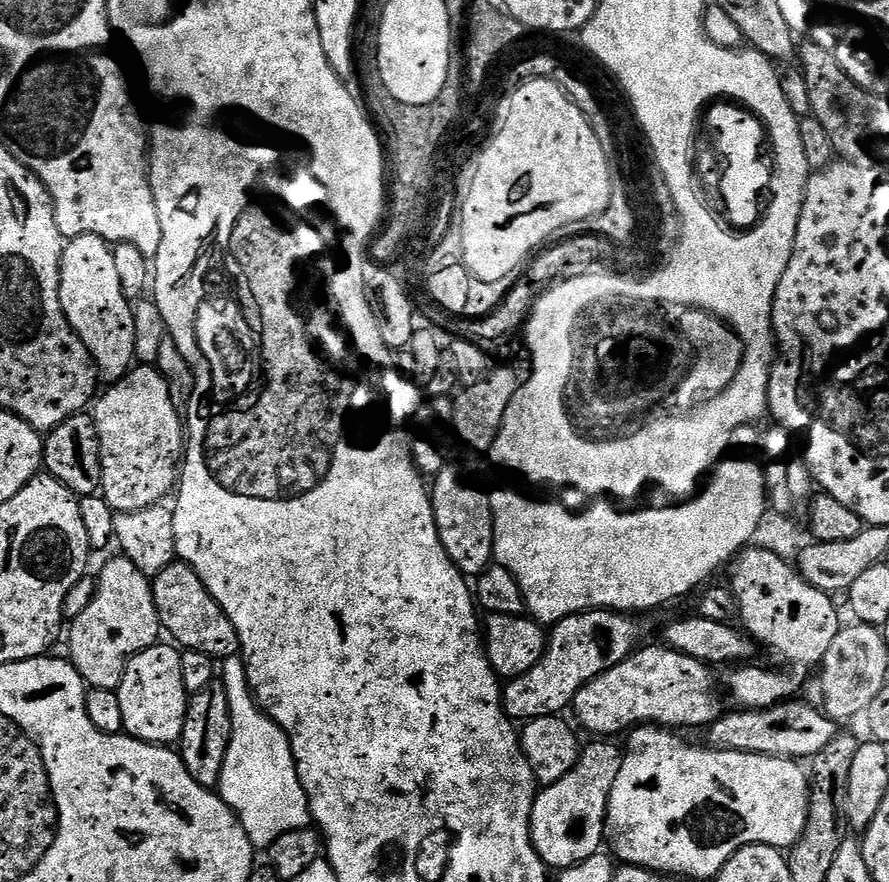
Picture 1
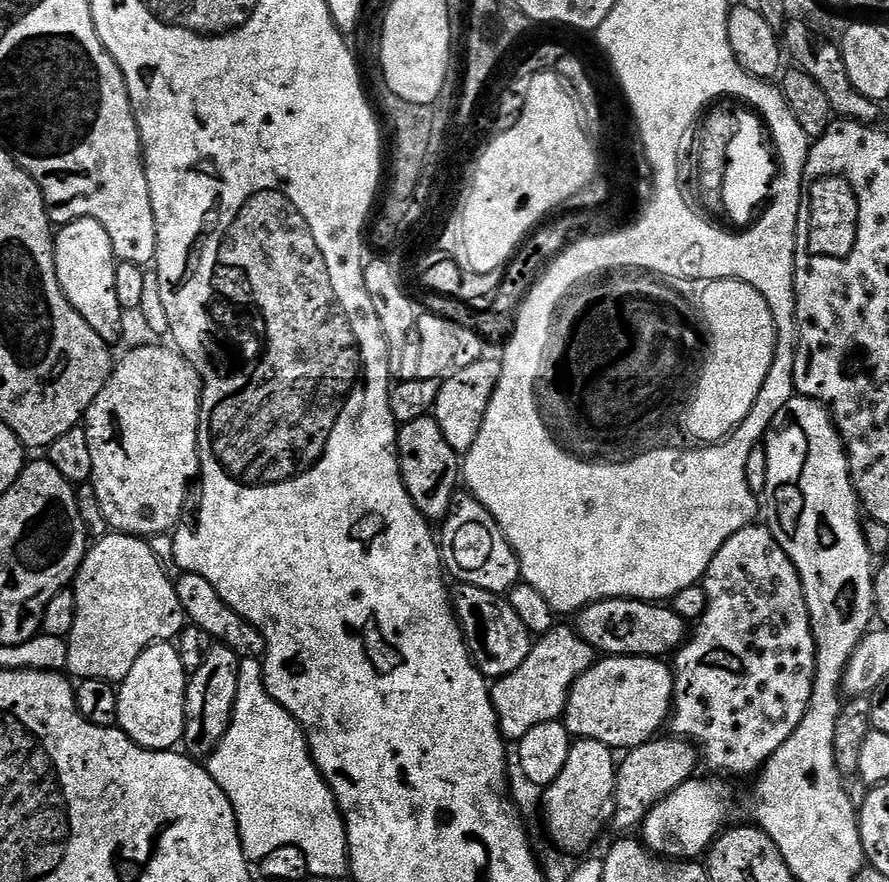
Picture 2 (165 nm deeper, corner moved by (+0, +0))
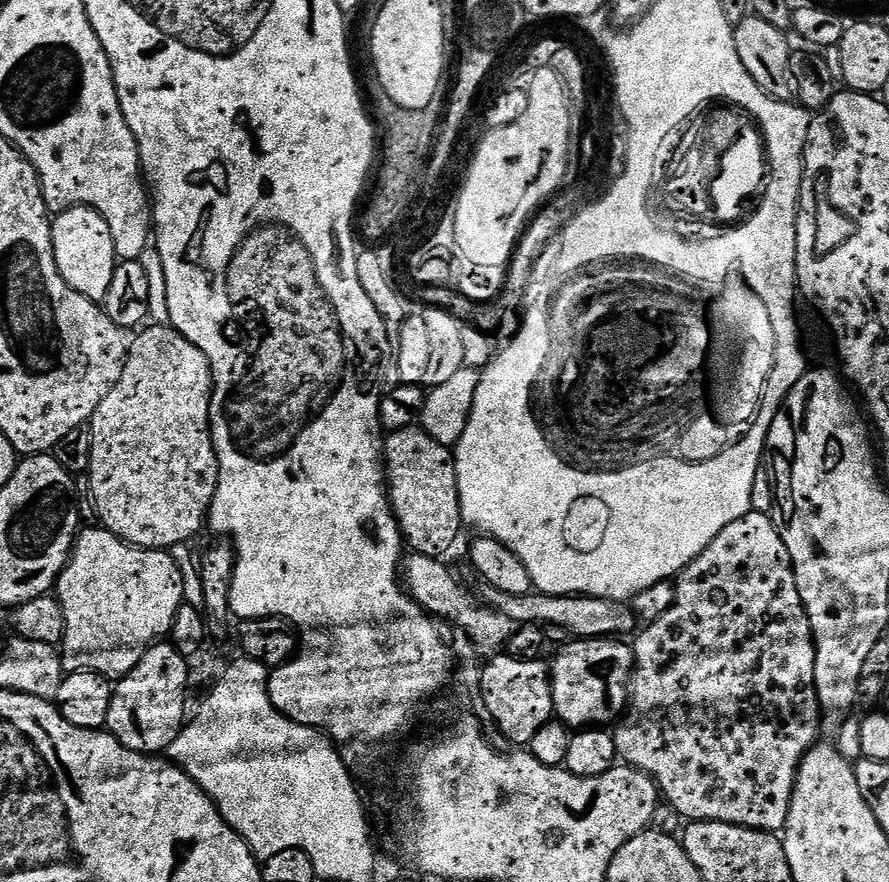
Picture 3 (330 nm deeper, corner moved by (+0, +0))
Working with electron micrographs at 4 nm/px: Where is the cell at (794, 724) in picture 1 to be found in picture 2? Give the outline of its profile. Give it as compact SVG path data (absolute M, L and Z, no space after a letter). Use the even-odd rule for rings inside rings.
M653 738L642 746L627 749L625 760L621 759L616 774L616 814L614 824L620 828L639 829L648 812L662 802L678 786L693 779L696 772L697 745L683 739L660 740Z

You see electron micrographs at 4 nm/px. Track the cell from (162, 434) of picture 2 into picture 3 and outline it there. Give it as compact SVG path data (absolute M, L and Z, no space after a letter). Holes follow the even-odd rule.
M148 326L140 334L141 336L136 341L134 339L131 341L128 356L124 359L122 378L118 378L116 385L108 391L106 398L102 398L102 402L96 408L96 413L92 415L90 421L92 457L90 458L86 479L92 487L92 500L96 503L96 515L103 527L113 532L115 536L119 536L120 539L125 540L127 544L135 544L138 548L168 550L175 544L188 544L191 541L191 536L200 527L205 527L212 506L212 499L218 486L220 471L218 470L216 451L212 445L212 427L210 426L212 367L206 358L206 354L202 354L202 350L198 350L198 346L194 346L194 342L187 340L183 334L171 326Z

